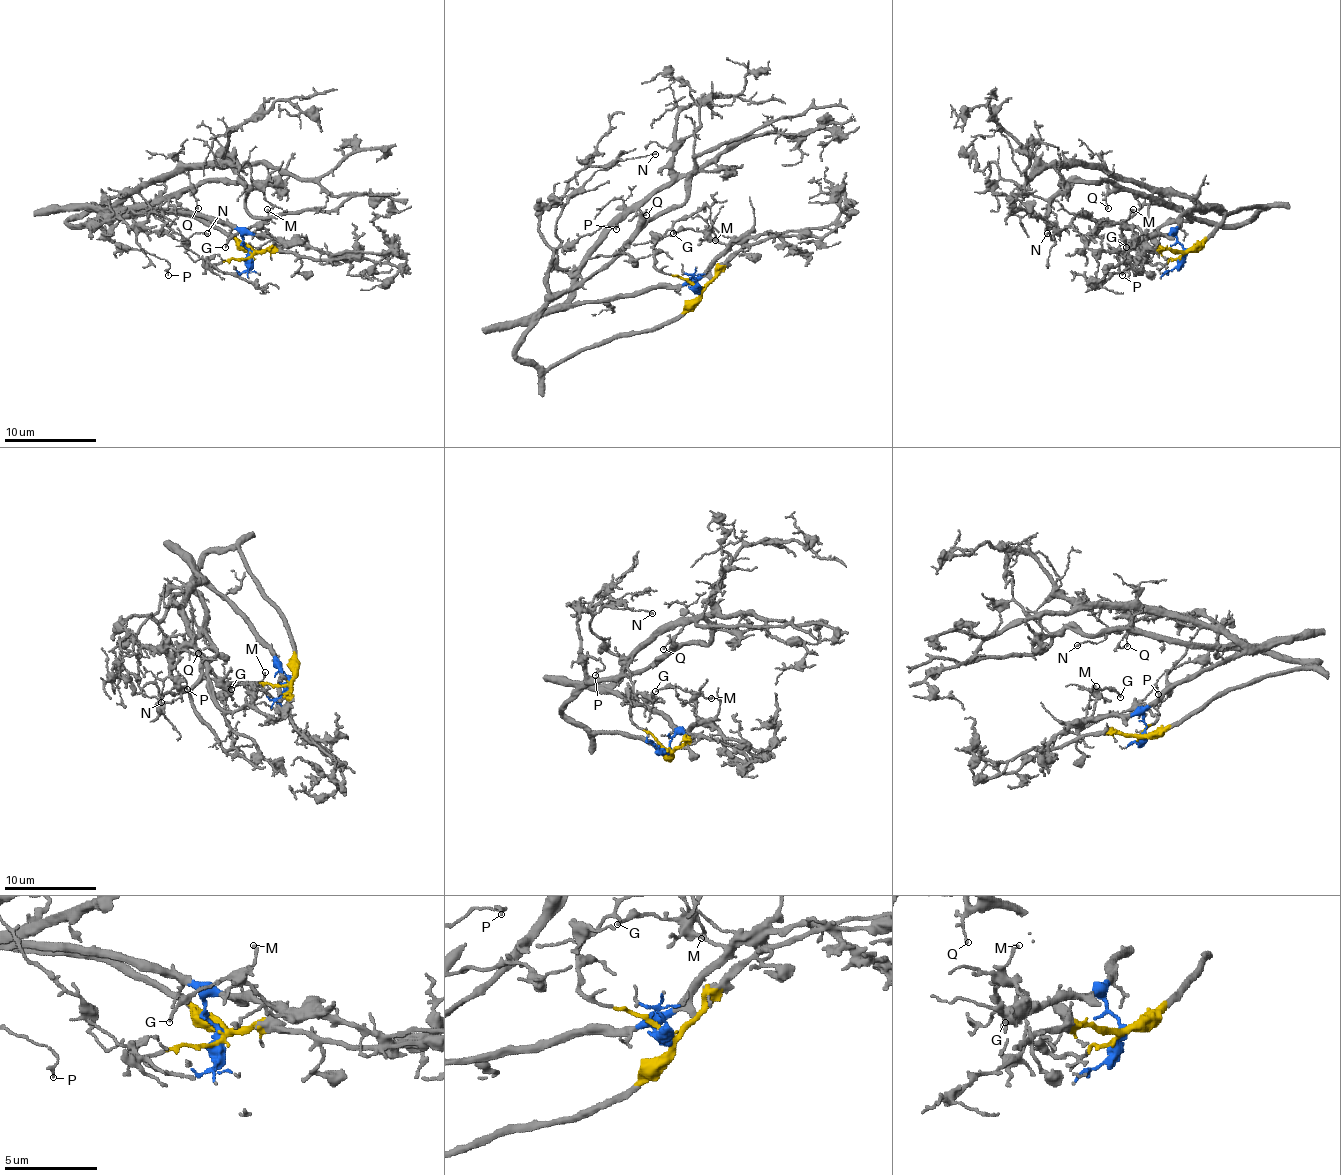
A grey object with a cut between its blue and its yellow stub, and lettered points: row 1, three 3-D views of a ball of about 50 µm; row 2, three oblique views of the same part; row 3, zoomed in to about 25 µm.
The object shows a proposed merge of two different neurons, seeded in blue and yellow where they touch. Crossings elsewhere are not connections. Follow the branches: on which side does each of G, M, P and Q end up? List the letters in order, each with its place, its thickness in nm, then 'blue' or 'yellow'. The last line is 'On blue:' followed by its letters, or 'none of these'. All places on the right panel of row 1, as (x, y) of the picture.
G: (1126, 247) | 140 nm | blue
M: (1133, 209) | 160 nm | blue
P: (1122, 275) | 170 nm | yellow
Q: (1108, 208) | 80 nm | yellow
On blue: G, M

